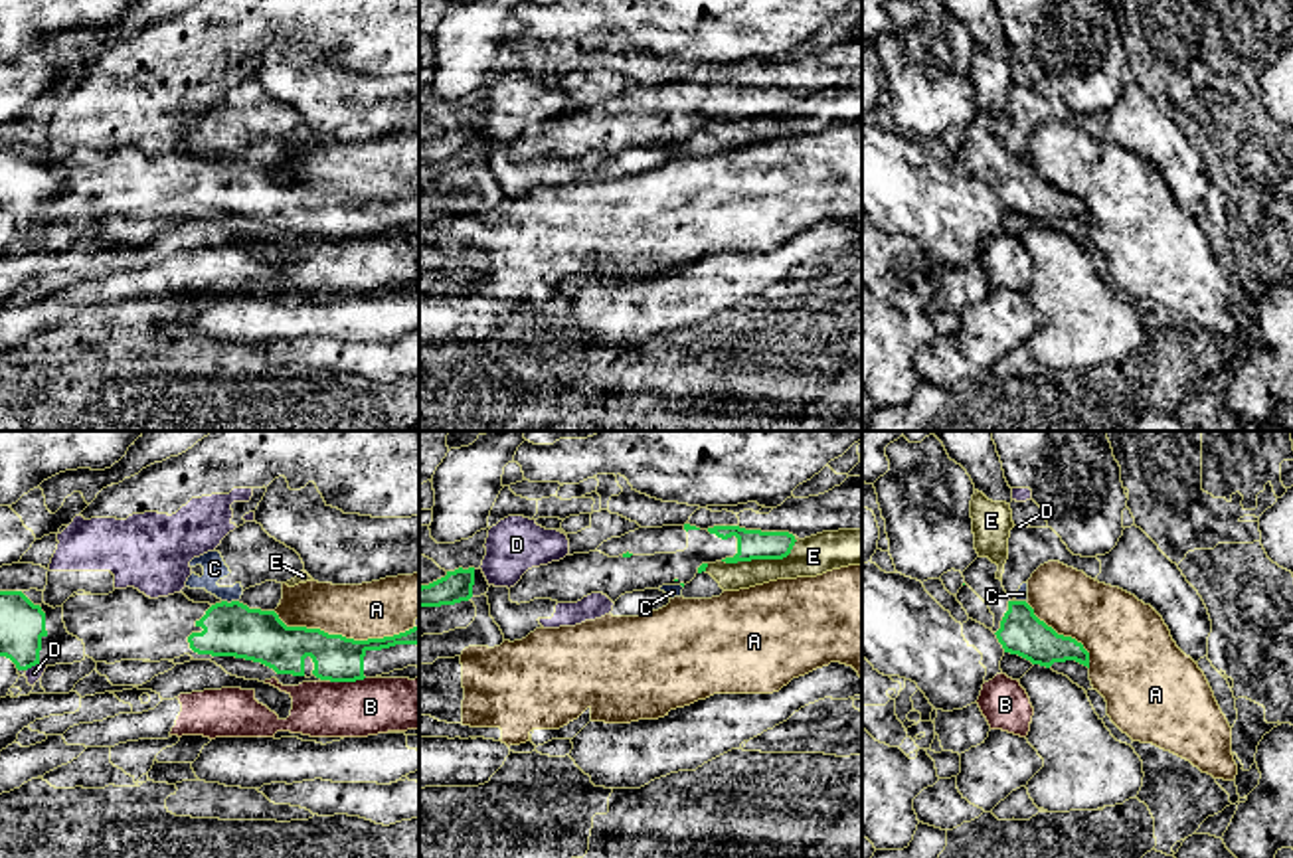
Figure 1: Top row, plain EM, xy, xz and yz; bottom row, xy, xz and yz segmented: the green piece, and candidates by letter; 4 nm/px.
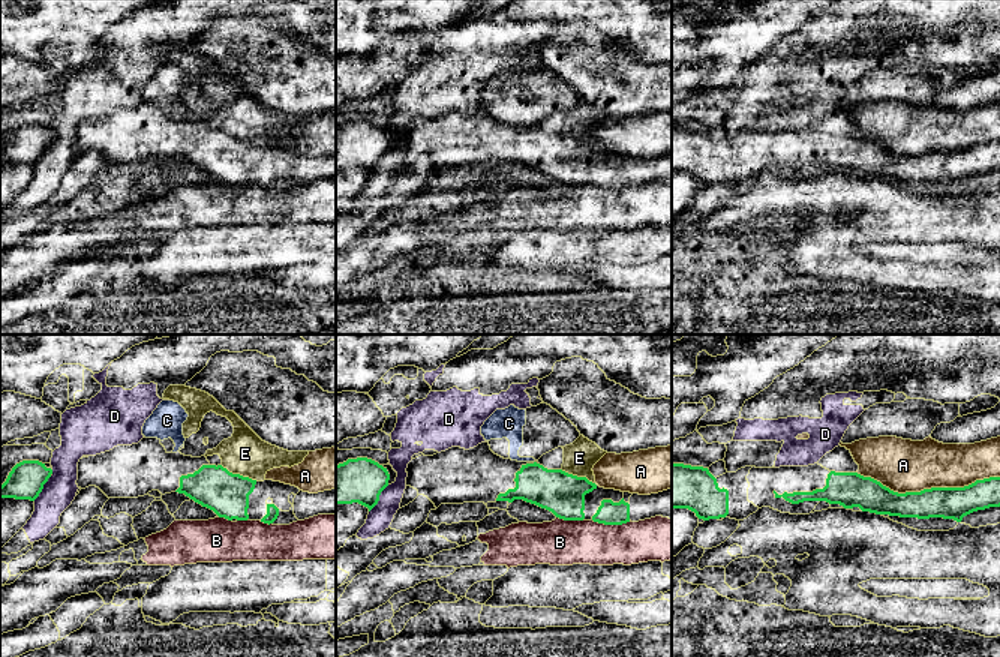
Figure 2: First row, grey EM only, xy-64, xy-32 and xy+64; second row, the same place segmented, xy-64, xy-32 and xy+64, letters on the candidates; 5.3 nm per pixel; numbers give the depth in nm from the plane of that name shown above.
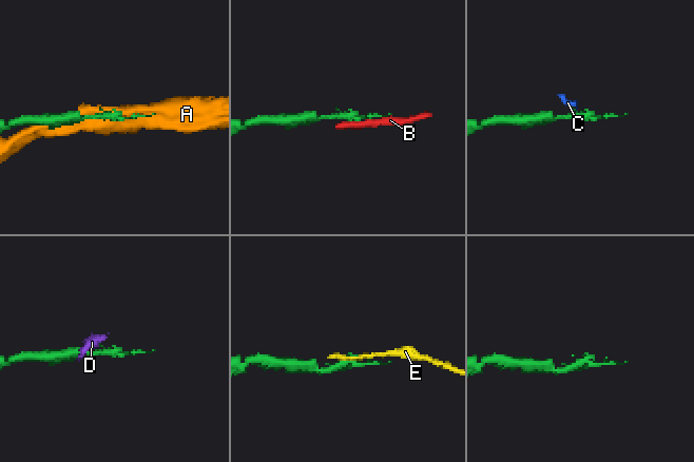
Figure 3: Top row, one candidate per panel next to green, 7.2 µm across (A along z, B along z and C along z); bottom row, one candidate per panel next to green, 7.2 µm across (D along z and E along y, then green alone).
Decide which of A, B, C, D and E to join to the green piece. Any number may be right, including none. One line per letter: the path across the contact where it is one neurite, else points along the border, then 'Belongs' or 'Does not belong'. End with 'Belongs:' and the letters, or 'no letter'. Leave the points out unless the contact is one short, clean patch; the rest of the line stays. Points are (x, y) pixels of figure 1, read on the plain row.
A: Does not belong
B: Does not belong
C: Boundary: xy (222, 157), (238, 159). Does not belong
D: Boundary: xy (38, 220), (26, 228). Does not belong
E: Boundary: xz (795, 97), (793, 105), (781, 115), (722, 119). Does not belong
Belongs: no letter

